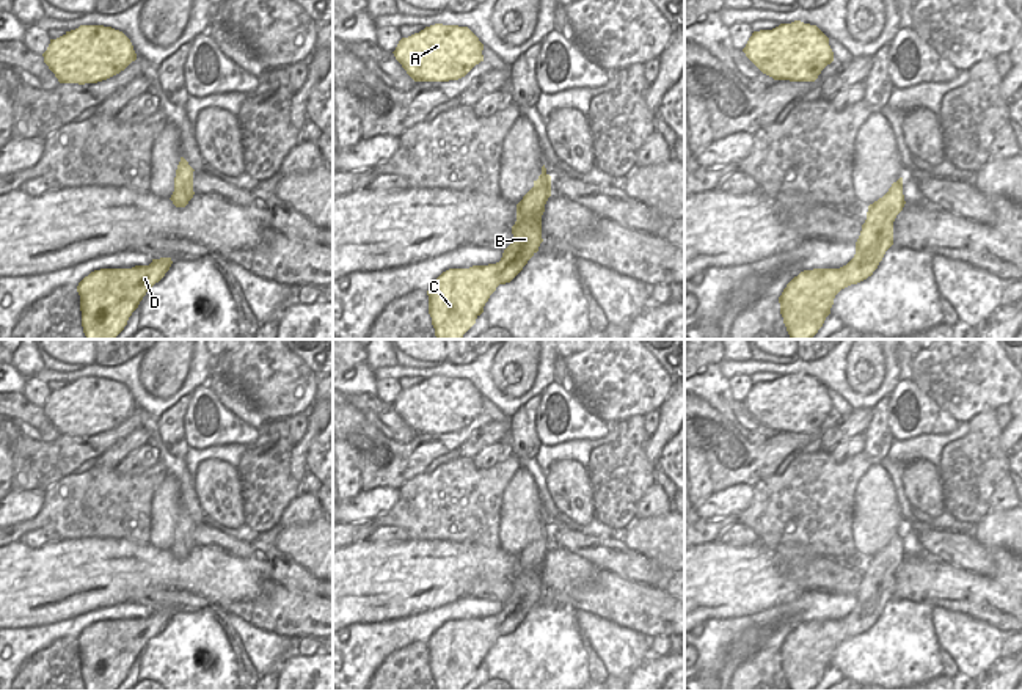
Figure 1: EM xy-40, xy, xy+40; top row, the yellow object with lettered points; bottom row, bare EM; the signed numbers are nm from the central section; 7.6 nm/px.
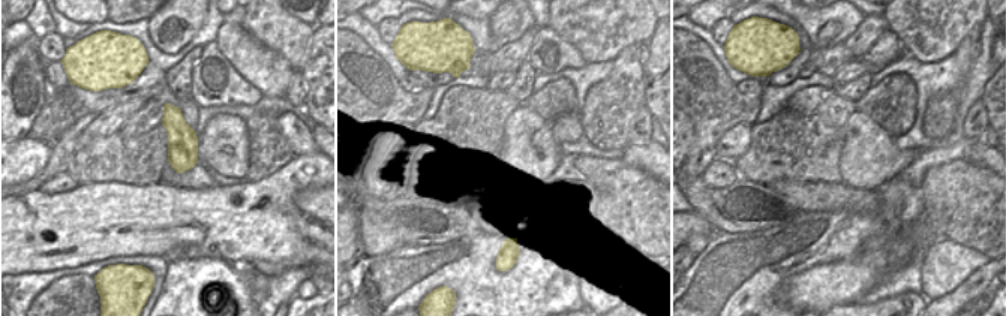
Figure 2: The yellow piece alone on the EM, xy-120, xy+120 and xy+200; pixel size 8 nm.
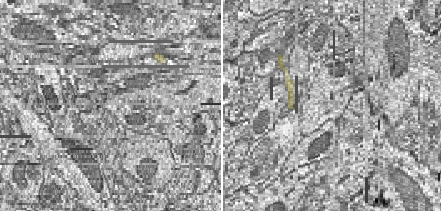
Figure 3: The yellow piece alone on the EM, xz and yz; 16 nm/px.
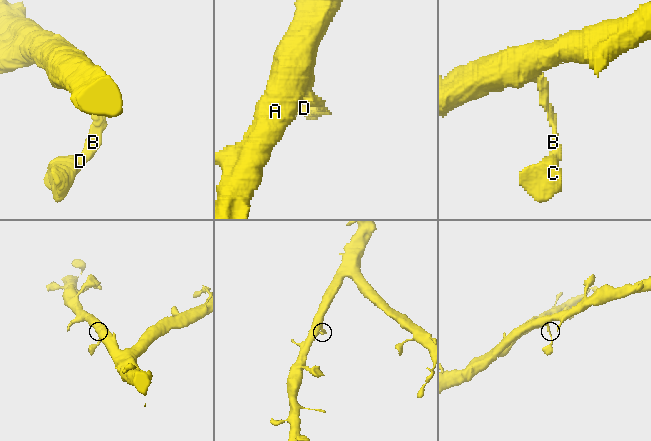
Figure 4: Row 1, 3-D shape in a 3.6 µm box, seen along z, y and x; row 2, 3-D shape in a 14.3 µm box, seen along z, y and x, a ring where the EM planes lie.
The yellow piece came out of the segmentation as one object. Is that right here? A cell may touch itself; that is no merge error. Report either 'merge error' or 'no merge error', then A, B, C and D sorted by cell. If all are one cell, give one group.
no merge error; groups A B C D

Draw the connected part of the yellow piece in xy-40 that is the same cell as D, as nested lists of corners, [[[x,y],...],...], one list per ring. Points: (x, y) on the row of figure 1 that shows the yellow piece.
[[[171,258],[152,259],[149,265],[132,269],[100,269],[85,276],[77,292],[80,295],[82,327],[86,339],[115,339],[127,325],[146,292],[170,270]]]

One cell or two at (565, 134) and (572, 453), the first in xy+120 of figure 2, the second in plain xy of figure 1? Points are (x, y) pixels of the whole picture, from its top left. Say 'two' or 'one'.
two

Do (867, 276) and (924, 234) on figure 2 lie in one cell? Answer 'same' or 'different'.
same

